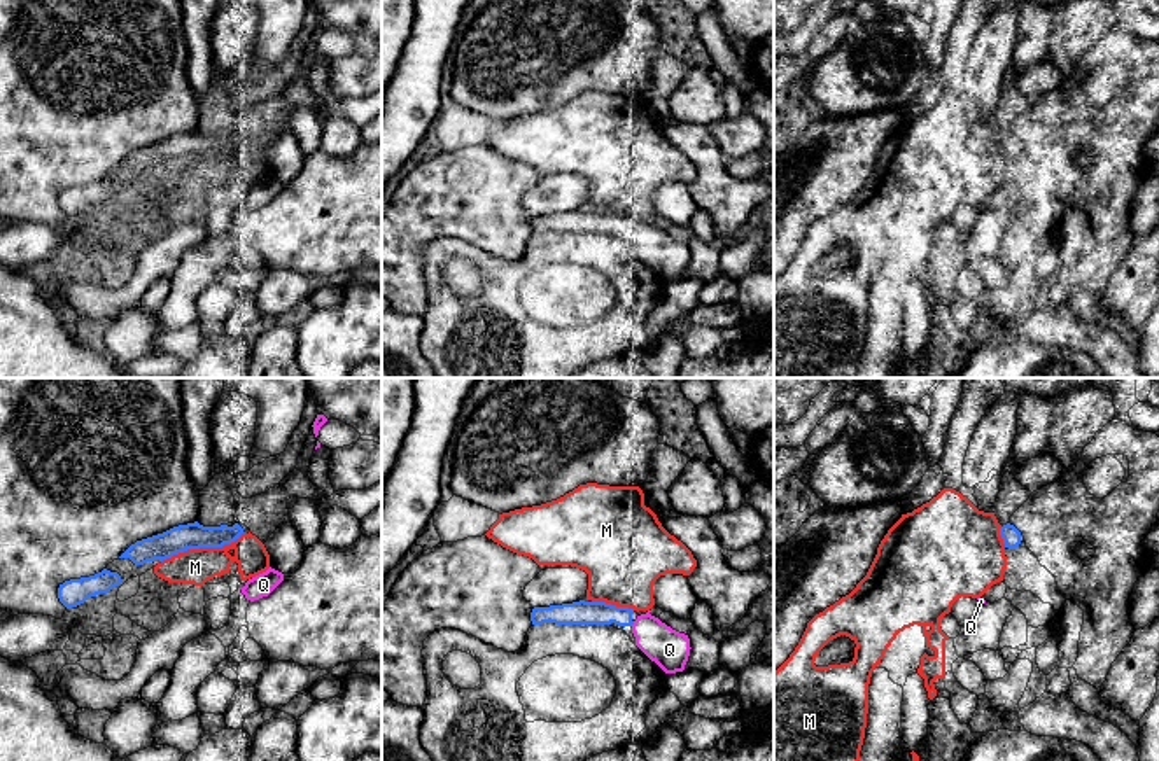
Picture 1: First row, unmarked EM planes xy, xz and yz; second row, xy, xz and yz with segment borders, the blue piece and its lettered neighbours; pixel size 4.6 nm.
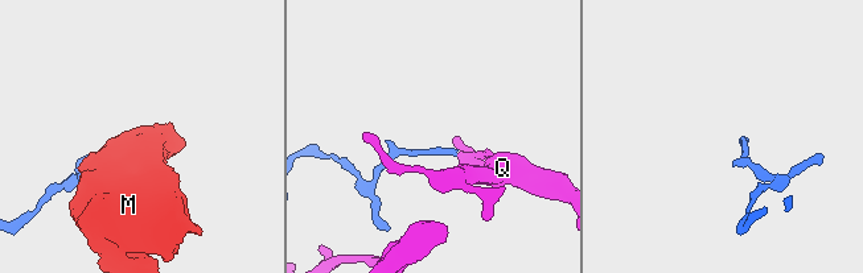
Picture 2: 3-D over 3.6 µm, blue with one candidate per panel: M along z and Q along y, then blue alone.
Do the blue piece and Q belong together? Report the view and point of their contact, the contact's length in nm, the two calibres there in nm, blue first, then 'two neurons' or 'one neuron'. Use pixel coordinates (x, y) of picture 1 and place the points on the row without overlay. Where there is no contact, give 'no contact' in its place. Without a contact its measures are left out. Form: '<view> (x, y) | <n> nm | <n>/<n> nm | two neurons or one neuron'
xz (632, 231) | 30 nm | 110/180 nm | one neuron

